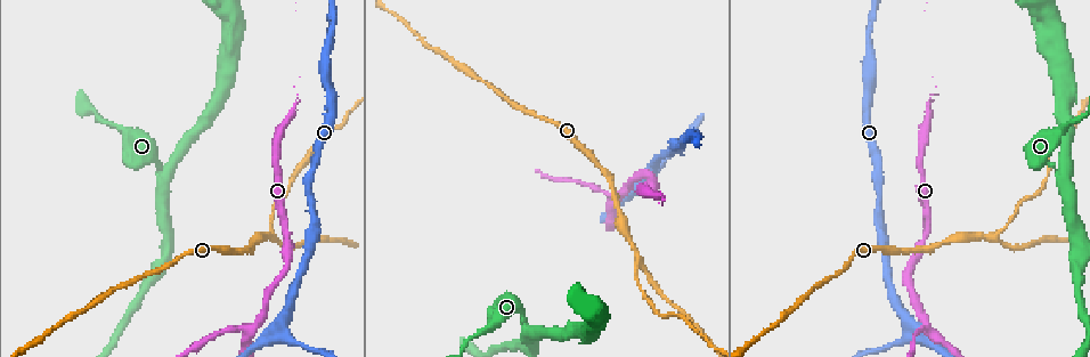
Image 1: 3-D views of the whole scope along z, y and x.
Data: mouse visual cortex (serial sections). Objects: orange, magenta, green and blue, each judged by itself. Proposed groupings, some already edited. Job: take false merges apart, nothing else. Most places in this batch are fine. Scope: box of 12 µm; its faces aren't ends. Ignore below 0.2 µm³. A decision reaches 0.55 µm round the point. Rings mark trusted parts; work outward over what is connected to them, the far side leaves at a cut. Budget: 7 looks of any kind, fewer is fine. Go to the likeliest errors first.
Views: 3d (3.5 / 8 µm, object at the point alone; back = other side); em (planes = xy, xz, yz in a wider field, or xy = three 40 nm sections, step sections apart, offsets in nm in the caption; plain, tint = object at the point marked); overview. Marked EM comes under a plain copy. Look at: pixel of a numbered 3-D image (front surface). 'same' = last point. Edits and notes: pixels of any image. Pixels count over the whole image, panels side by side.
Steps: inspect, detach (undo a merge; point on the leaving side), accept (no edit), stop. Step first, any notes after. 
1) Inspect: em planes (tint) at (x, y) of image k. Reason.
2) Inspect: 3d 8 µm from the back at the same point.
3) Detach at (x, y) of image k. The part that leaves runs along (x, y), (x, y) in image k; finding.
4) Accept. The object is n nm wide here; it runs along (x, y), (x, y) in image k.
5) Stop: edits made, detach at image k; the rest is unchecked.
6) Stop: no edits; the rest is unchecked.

Inspect: 3d 3.5 µm at (273, 235) of image 1. Arms part here.

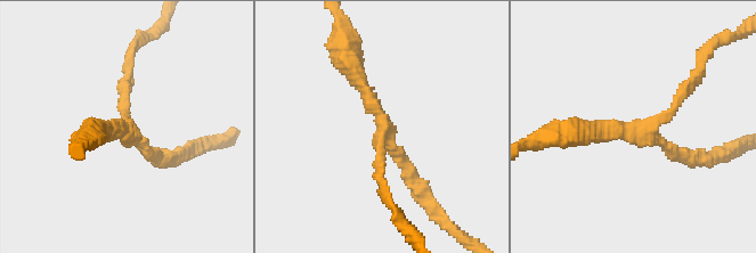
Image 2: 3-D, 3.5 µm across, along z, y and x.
Inspect: em xy step 2 (tint) at (127, 132) of image 2.

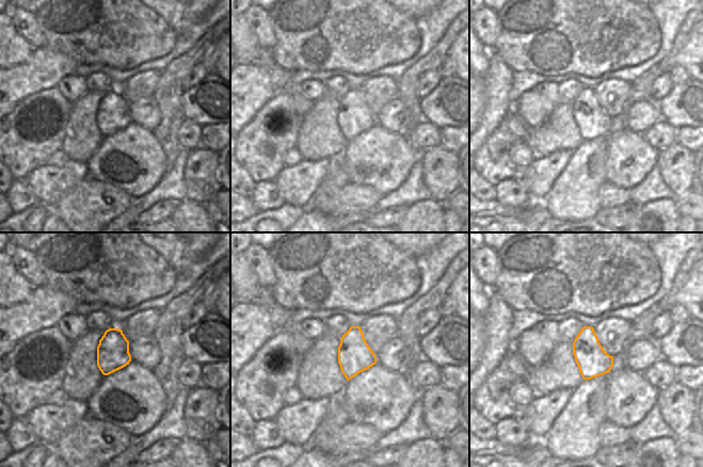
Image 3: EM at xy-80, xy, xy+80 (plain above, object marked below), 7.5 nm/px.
Accept. Continuous, no second cell.

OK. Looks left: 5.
Inspect: 3d 3.5 µm at (621, 194) of image 1. Arms part here.

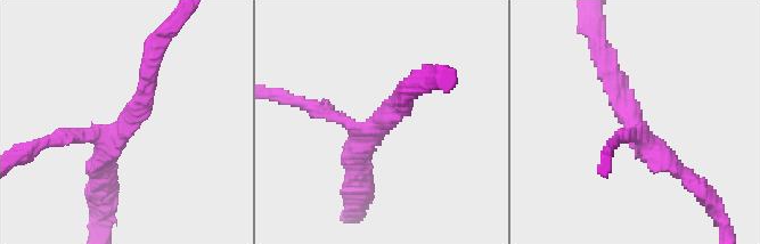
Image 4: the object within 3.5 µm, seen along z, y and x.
Inspect: em xy step 5 (tint) at (116, 135) of image 4. 3 arms meet here; the arms are 200, 200, 250 nm wide; need the tissue.

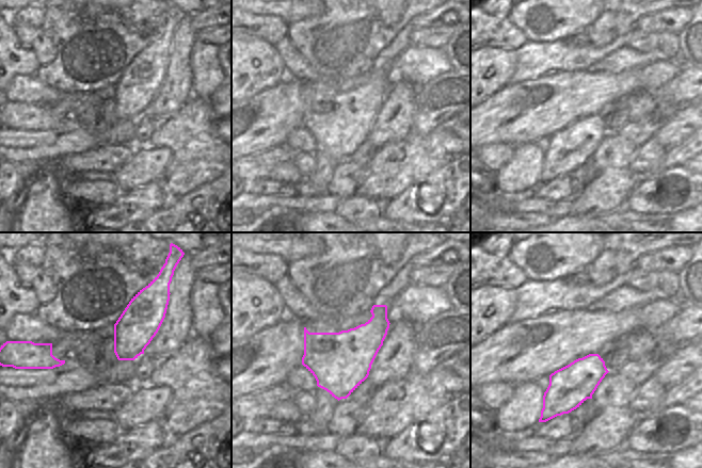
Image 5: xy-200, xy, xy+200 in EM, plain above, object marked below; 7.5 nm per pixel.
Accept. It runs along (610, 75), (653, 153), (694, 184) in image 4; all the same cell.

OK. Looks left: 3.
Inspect: 3d 8 µm at (162, 181) of image 1. Branch point.

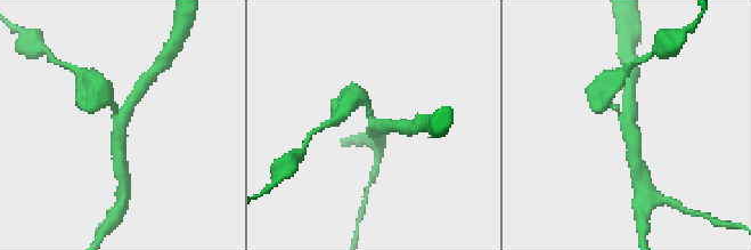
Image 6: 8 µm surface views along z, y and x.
Inspect: 3d 3.5 µm at (626, 123) of image 6.

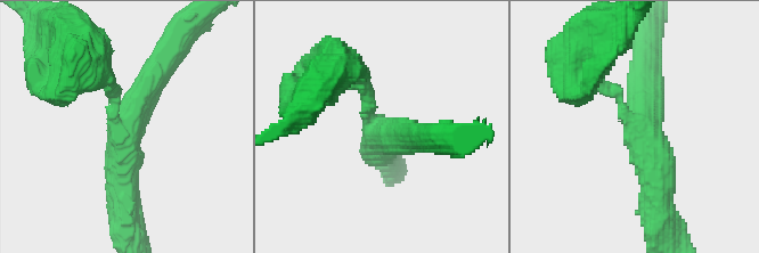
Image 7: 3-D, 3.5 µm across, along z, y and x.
Accept. 3 arms meet here; the arms are 200, 400, 500 nm wide; it runs along (360, 83), (370, 124), (416, 136) in image 7; continuous, no second cell.

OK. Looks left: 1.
Stop: no edits; the rest is unchecked.

